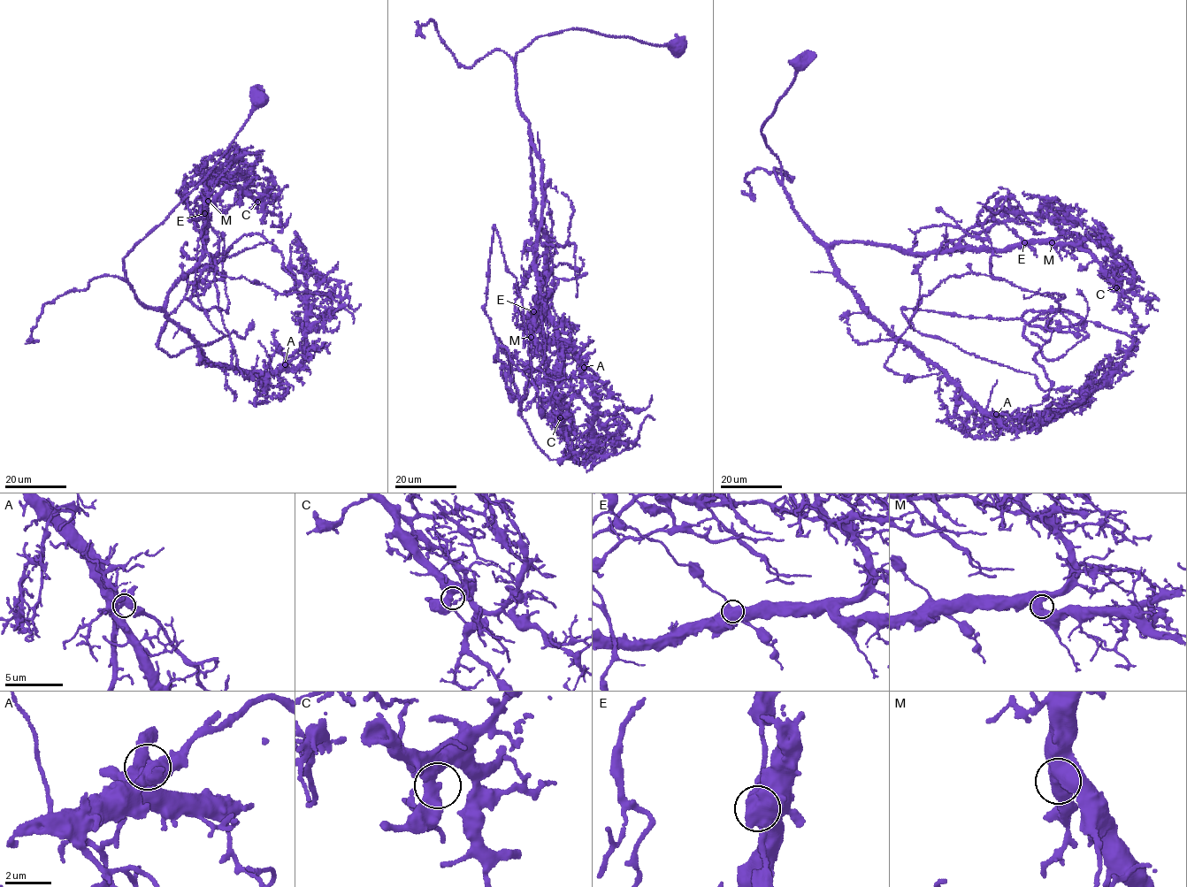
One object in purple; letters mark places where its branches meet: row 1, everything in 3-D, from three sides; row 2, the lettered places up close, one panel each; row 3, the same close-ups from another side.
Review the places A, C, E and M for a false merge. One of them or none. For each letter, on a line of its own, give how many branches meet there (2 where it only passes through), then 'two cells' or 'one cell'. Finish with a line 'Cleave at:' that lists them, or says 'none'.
A: branches 2; one cell
C: branches 2; one cell
E: branches 2; two cells
M: branches 2; one cell
Cleave at: E

